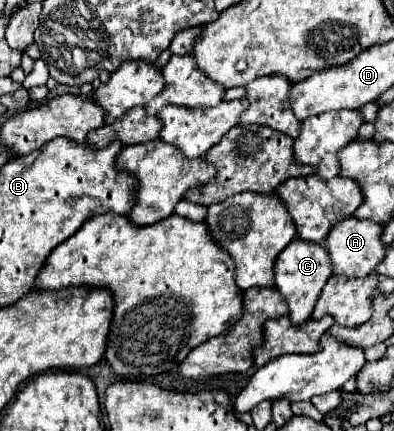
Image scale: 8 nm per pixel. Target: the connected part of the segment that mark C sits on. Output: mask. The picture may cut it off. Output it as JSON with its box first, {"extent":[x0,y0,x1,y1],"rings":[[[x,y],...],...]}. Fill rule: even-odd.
{"extent":[274,238,332,326],"rings":[[[296,238],[278,256],[276,266],[274,266],[276,290],[282,294],[284,302],[288,304],[288,308],[290,308],[288,316],[290,316],[290,322],[294,326],[304,324],[310,318],[314,304],[316,304],[316,300],[318,300],[318,296],[320,296],[320,292],[330,276],[332,276],[332,264],[330,264],[328,252],[324,250],[322,244],[312,244],[312,242]]]}

